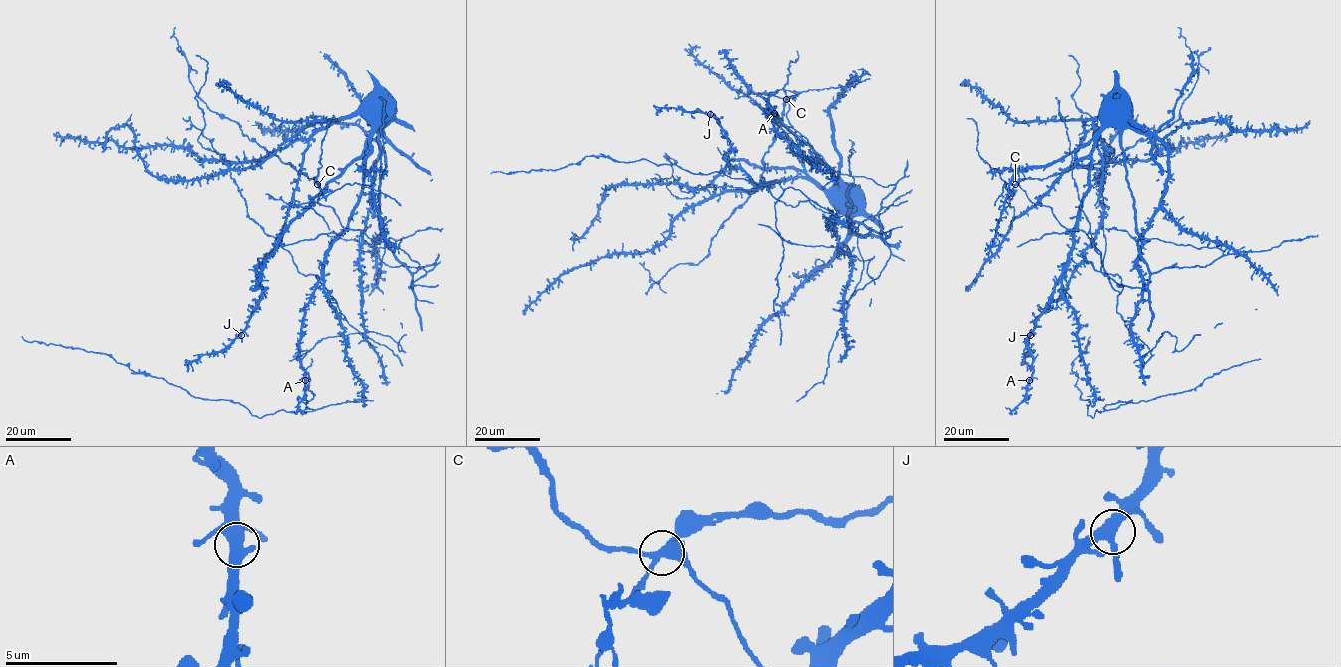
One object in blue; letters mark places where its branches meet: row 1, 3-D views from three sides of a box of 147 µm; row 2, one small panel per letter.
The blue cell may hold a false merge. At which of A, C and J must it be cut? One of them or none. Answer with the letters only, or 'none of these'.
C

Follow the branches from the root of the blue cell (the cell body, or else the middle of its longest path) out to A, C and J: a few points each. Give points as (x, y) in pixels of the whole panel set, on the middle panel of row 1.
A: (840, 193), (840, 185), (823, 164), (802, 158), (774, 129), (768, 110), (769, 116), (774, 113)
C: (840, 193), (854, 208), (848, 219), (881, 233), (878, 211), (895, 186), (836, 172), (790, 123), (786, 100)
J: (840, 193), (801, 177), (787, 177), (771, 186), (755, 185), (743, 171), (726, 161), (730, 142), (710, 114)

